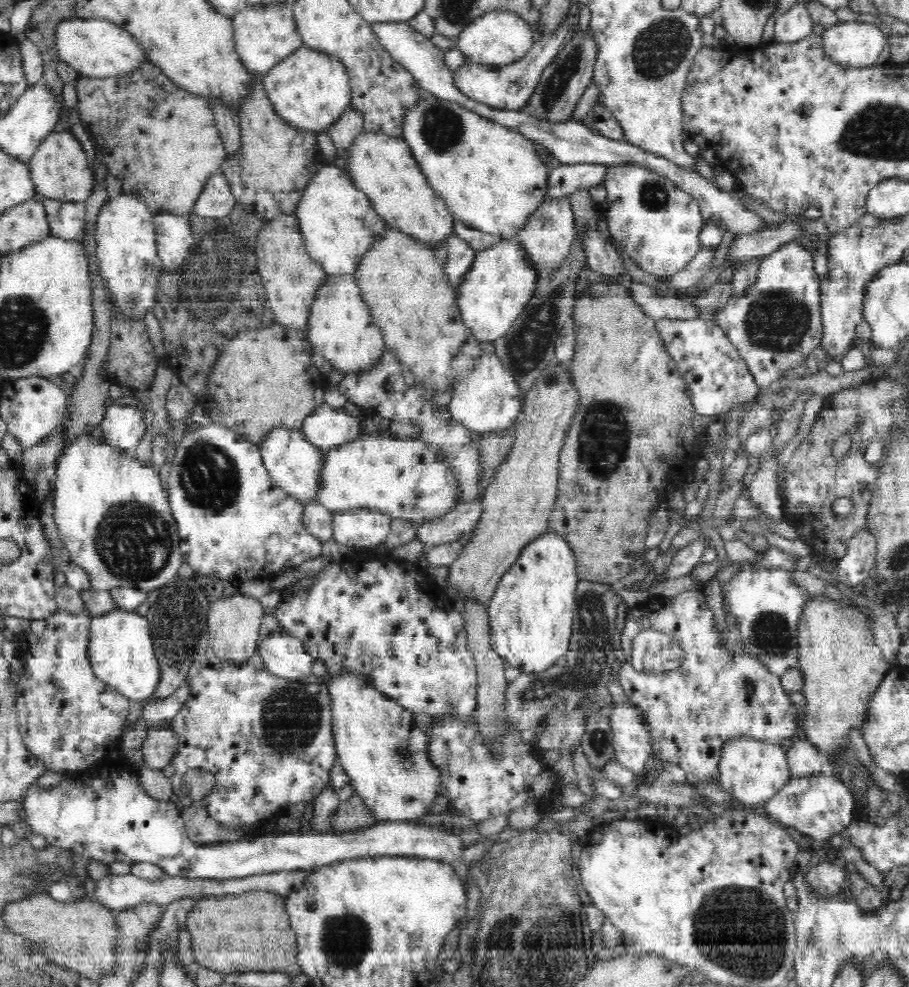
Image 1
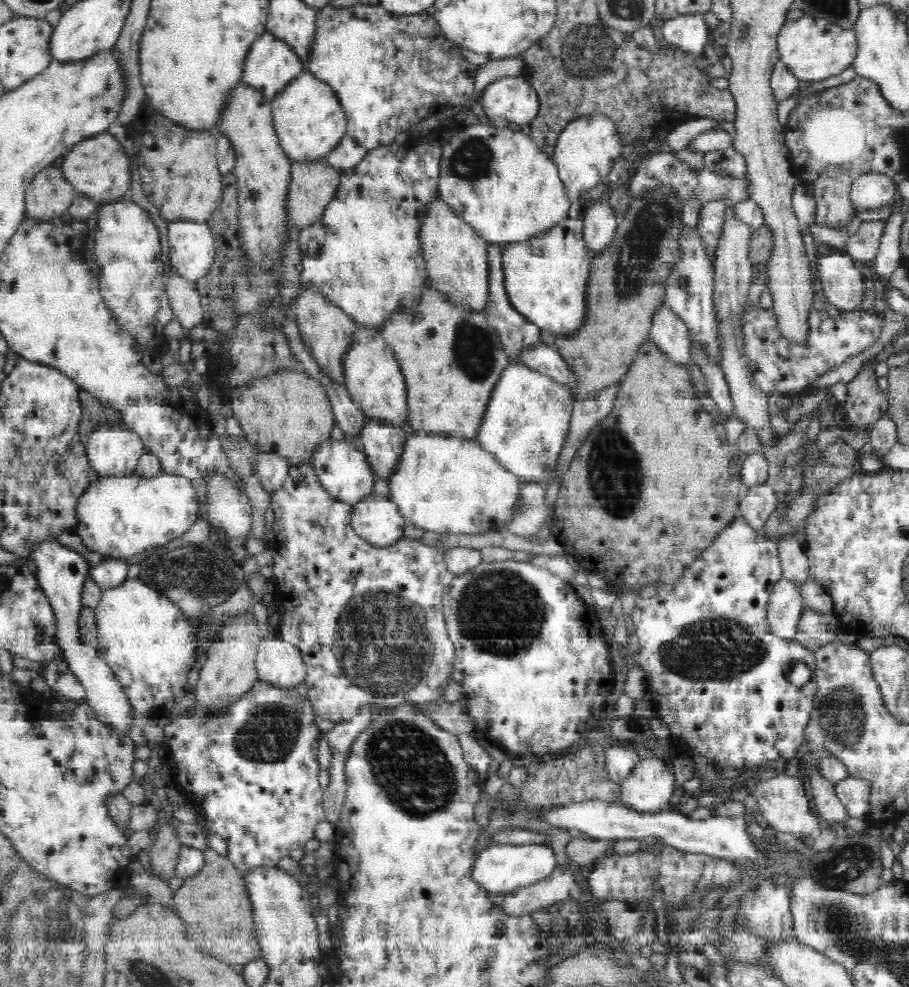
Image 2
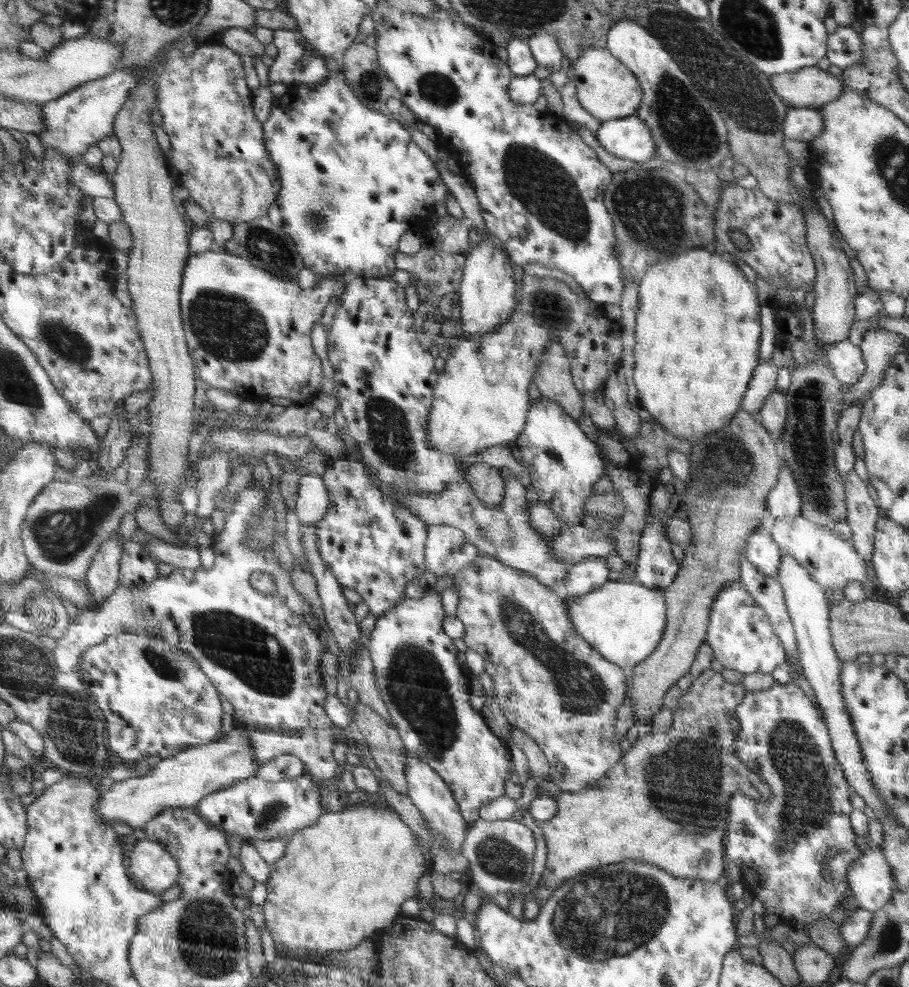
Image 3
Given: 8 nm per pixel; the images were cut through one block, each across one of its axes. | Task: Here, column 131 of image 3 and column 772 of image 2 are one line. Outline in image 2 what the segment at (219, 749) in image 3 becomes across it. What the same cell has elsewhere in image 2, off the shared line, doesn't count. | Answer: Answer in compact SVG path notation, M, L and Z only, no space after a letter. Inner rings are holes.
M770 772L766 781L758 783L754 795L758 802L759 810L766 818L769 825L780 832L788 832L796 837L808 838L820 833L820 829L825 827L818 821L818 812L809 805L806 799L805 785L796 776L786 776L785 773Z

